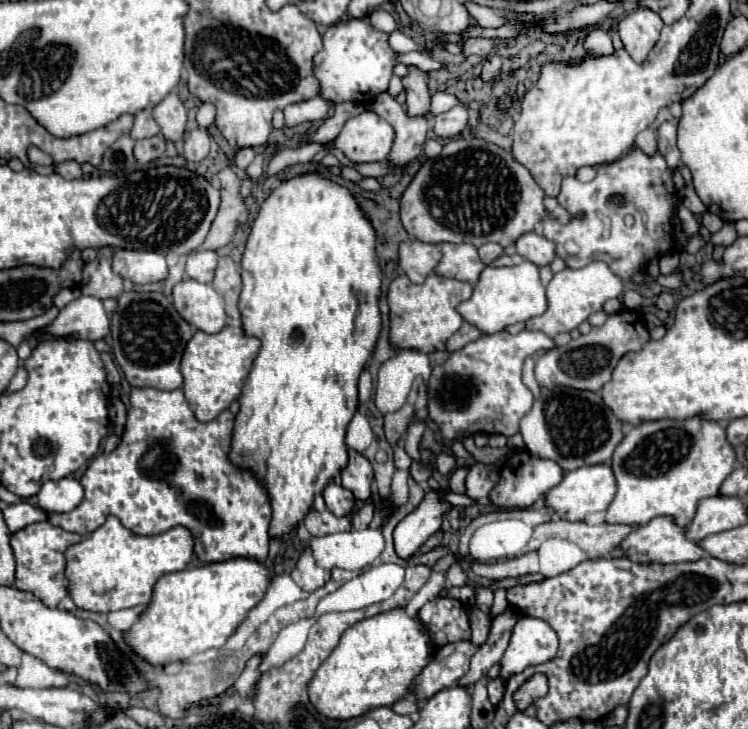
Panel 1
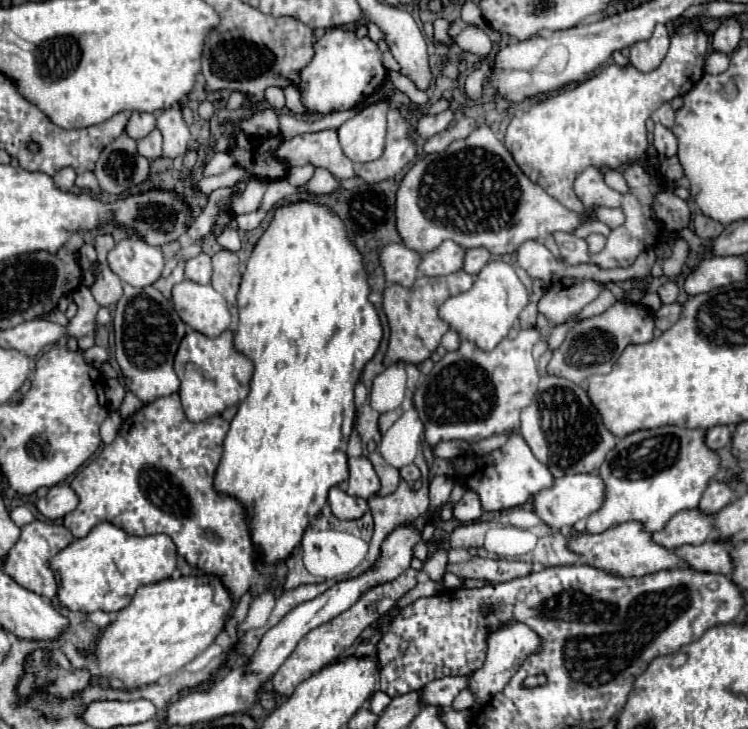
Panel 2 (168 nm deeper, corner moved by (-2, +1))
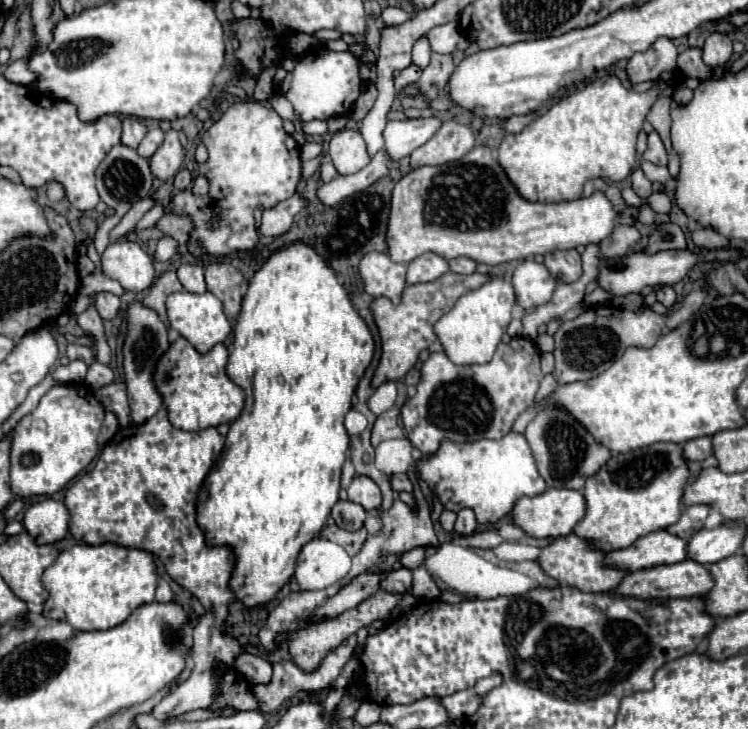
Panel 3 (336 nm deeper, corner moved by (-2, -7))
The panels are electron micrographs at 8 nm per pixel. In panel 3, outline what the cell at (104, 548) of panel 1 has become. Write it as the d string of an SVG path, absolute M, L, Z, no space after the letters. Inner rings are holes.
M116 543L74 545L62 551L44 571L42 583L50 591L44 615L66 621L76 631L90 631L120 625L136 607L154 601L158 573L150 551L128 549Z

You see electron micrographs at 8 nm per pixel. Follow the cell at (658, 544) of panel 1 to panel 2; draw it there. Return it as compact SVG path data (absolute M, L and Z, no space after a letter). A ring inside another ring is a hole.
M634 521L606 529L604 533L596 535L584 533L582 537L574 537L574 541L570 541L570 549L574 549L574 553L578 553L586 561L586 565L606 569L606 573L618 573L618 577L642 577L682 565L682 561L674 555L674 551L656 545L652 541L652 535L642 531L642 525Z

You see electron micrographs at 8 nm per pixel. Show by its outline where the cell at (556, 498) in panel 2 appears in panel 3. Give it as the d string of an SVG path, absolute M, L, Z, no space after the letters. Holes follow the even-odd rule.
M546 489L536 497L522 497L518 505L514 505L514 523L522 527L528 535L540 539L558 539L570 535L578 521L582 521L586 513L586 499L580 491L574 489Z

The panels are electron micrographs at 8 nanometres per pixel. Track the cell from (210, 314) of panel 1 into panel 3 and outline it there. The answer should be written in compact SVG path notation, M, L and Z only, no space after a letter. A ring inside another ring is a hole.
M188 291L172 293L166 301L166 309L168 309L170 327L176 329L182 337L186 337L200 353L208 353L216 343L222 343L232 331L232 325L224 315L220 299L216 299L212 293L202 293L202 295Z

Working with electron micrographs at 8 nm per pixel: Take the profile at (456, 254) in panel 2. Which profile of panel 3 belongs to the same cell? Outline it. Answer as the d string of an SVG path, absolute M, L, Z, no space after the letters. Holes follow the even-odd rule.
M424 253L422 257L416 257L410 265L408 265L408 273L406 273L406 283L428 283L428 281L436 281L438 277L442 277L444 273L450 273L448 261L436 253Z

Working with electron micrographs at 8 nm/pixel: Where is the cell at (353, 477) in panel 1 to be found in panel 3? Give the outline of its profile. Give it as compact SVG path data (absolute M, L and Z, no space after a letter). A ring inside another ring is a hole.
M358 475L348 485L348 501L360 503L366 511L372 511L372 509L380 509L382 493L380 493L378 485L370 477Z

